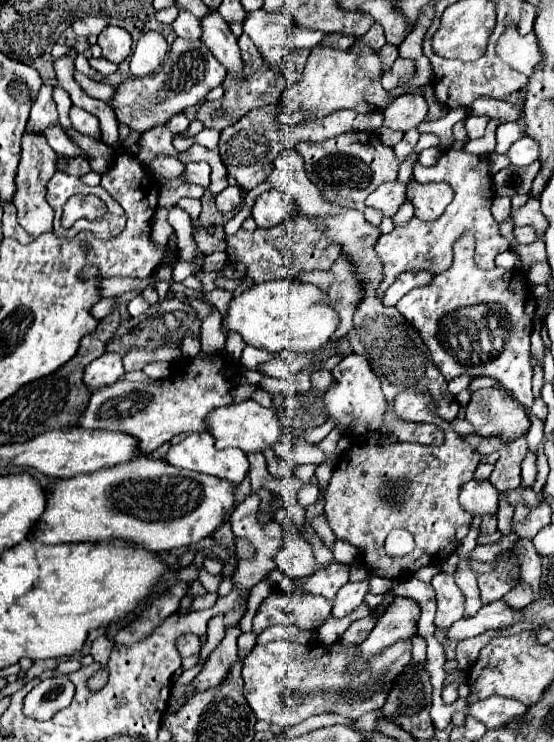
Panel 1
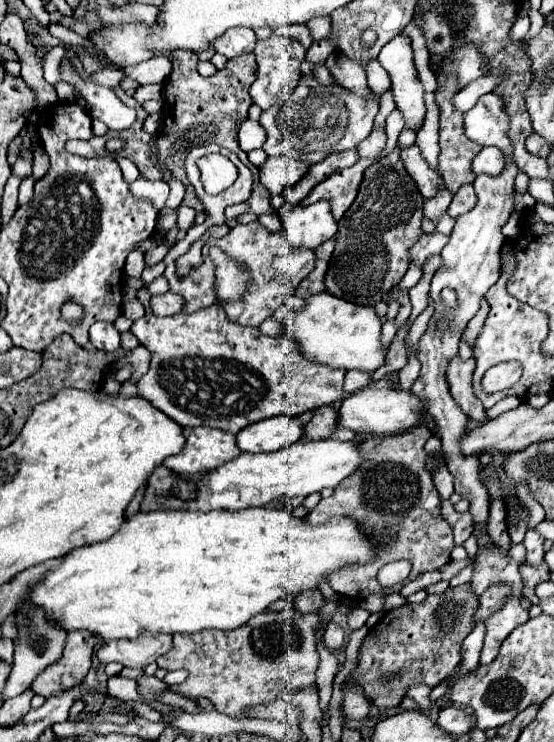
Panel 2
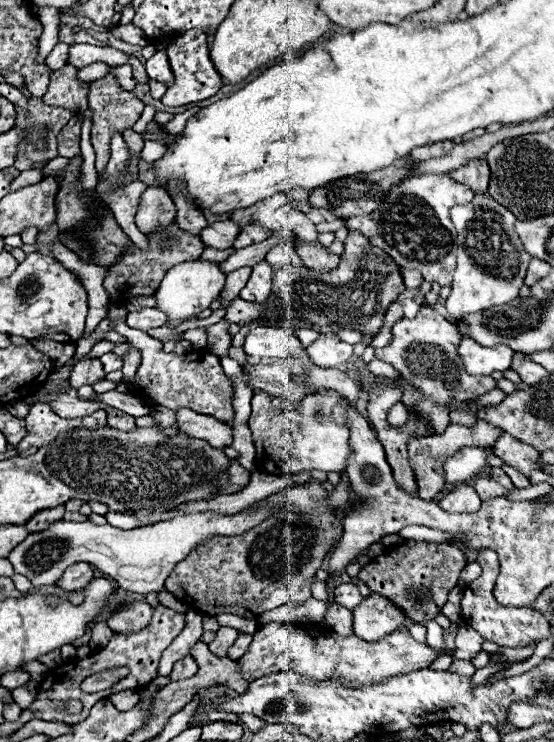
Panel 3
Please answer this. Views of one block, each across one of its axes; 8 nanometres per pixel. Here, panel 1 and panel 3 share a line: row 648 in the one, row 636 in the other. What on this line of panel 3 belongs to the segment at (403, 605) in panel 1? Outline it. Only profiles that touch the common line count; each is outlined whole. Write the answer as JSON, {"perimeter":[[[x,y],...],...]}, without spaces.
{"perimeter":[[[370,592],[370,596],[364,598],[358,610],[354,610],[352,614],[354,614],[352,620],[354,634],[368,642],[376,642],[406,624],[404,612],[392,606],[390,600],[386,600],[376,592]]]}

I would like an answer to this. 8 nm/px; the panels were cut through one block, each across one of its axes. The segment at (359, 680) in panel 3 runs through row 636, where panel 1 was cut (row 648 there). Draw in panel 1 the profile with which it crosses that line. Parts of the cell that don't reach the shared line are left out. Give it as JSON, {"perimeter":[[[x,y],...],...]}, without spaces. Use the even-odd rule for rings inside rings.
{"perimeter":[[[412,638],[396,642],[378,652],[370,660],[358,656],[358,646],[344,648],[340,640],[330,646],[298,644],[290,640],[276,640],[256,644],[242,666],[244,698],[258,720],[270,724],[296,726],[316,714],[340,714],[350,720],[384,706],[390,686],[412,660]],[[348,670],[356,674],[346,676]]]}

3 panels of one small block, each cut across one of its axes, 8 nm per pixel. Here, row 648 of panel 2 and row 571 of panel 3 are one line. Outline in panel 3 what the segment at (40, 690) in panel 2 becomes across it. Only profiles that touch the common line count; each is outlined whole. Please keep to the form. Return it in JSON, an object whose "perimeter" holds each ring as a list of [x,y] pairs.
{"perimeter":[[[78,562],[78,564],[72,564],[70,568],[64,570],[64,574],[56,582],[56,586],[62,590],[80,590],[82,586],[86,586],[86,582],[90,582],[92,574],[94,574],[94,570],[90,564]]]}

